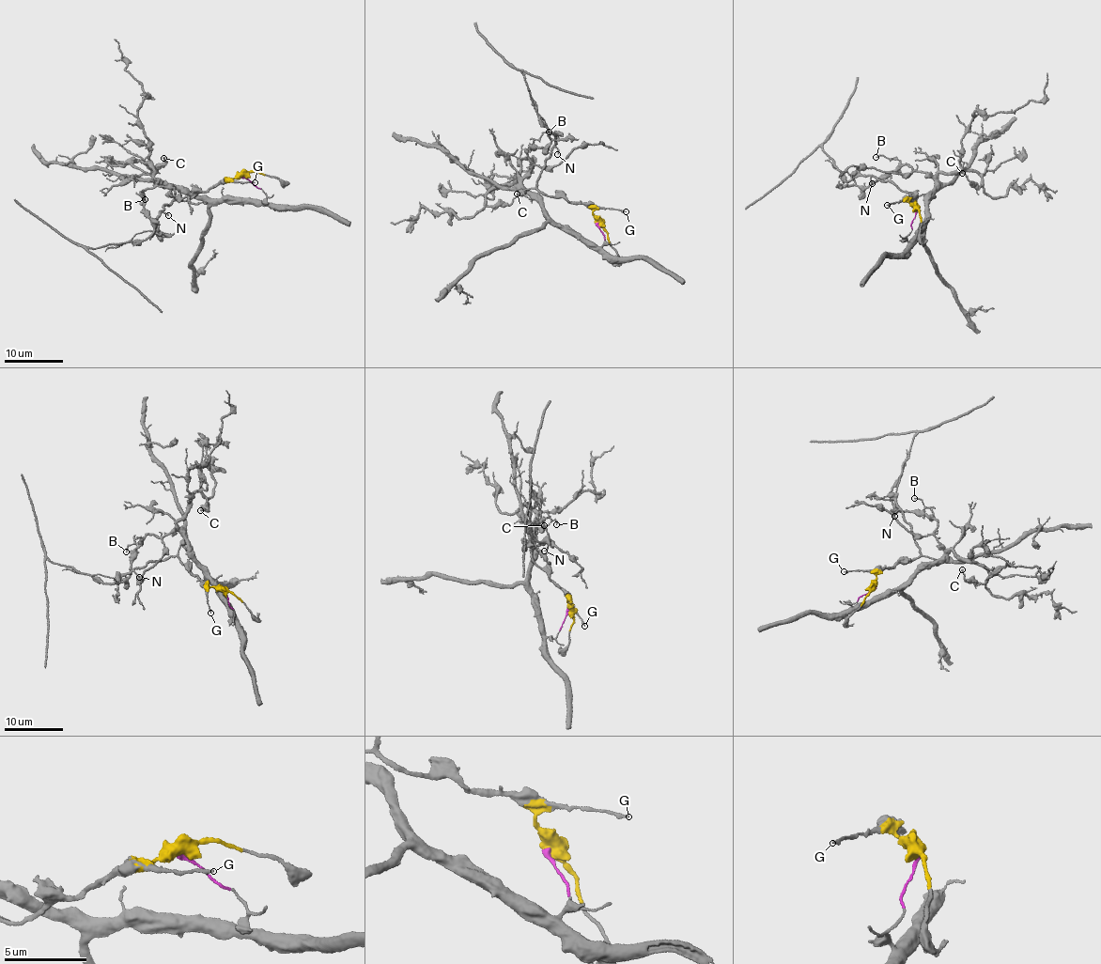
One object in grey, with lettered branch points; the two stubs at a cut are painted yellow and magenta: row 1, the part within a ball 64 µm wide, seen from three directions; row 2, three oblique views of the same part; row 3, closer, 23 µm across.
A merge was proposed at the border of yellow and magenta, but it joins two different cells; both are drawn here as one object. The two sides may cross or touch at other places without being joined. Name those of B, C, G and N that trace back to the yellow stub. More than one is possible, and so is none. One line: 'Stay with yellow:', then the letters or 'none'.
Stay with yellow: G, N

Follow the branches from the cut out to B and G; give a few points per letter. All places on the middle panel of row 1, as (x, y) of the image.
B: (598, 224), (608, 243), (599, 246), (560, 228), (523, 190), (532, 160), (527, 149), (548, 132)
G: (598, 224), (593, 212), (597, 209), (626, 211)

